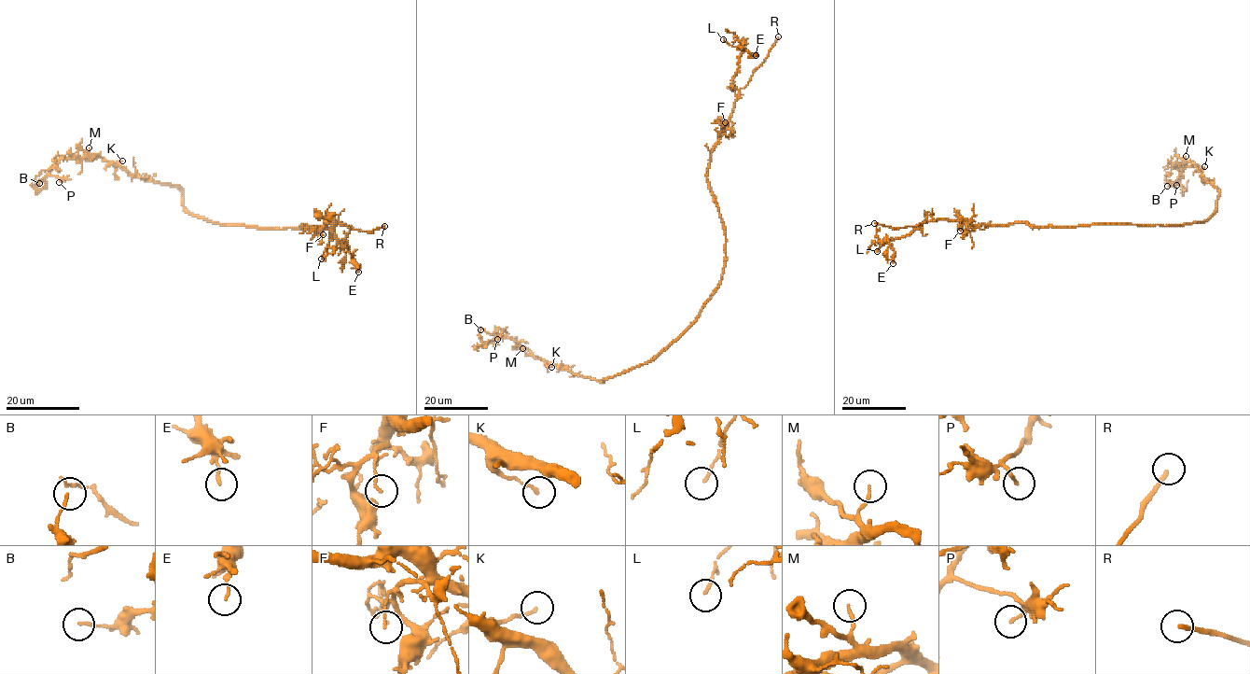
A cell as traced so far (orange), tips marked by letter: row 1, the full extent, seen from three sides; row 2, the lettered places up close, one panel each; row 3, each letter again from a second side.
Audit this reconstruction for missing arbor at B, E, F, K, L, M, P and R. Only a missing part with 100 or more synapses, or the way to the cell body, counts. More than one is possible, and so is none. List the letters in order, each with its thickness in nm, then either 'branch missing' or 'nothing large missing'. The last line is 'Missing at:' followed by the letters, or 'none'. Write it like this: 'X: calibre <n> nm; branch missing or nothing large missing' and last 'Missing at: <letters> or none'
B: calibre 110 nm; nothing large missing
E: calibre 110 nm; nothing large missing
F: calibre 110 nm; nothing large missing
K: calibre 140 nm; nothing large missing
L: calibre 120 nm; nothing large missing
M: calibre 130 nm; nothing large missing
P: calibre 130 nm; nothing large missing
R: calibre 190 nm; branch missing
Missing at: R

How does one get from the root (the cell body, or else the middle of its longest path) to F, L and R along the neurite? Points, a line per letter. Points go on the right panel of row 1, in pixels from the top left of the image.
F: (1144, 225), (1032, 226), (1024, 222), (1012, 222), (963, 224), (960, 231)
L: (1144, 225), (1032, 226), (934, 220), (882, 241), (877, 251)
R: (1144, 225), (1032, 226), (1024, 222), (970, 225), (963, 220), (934, 220), (892, 228), (874, 223)

